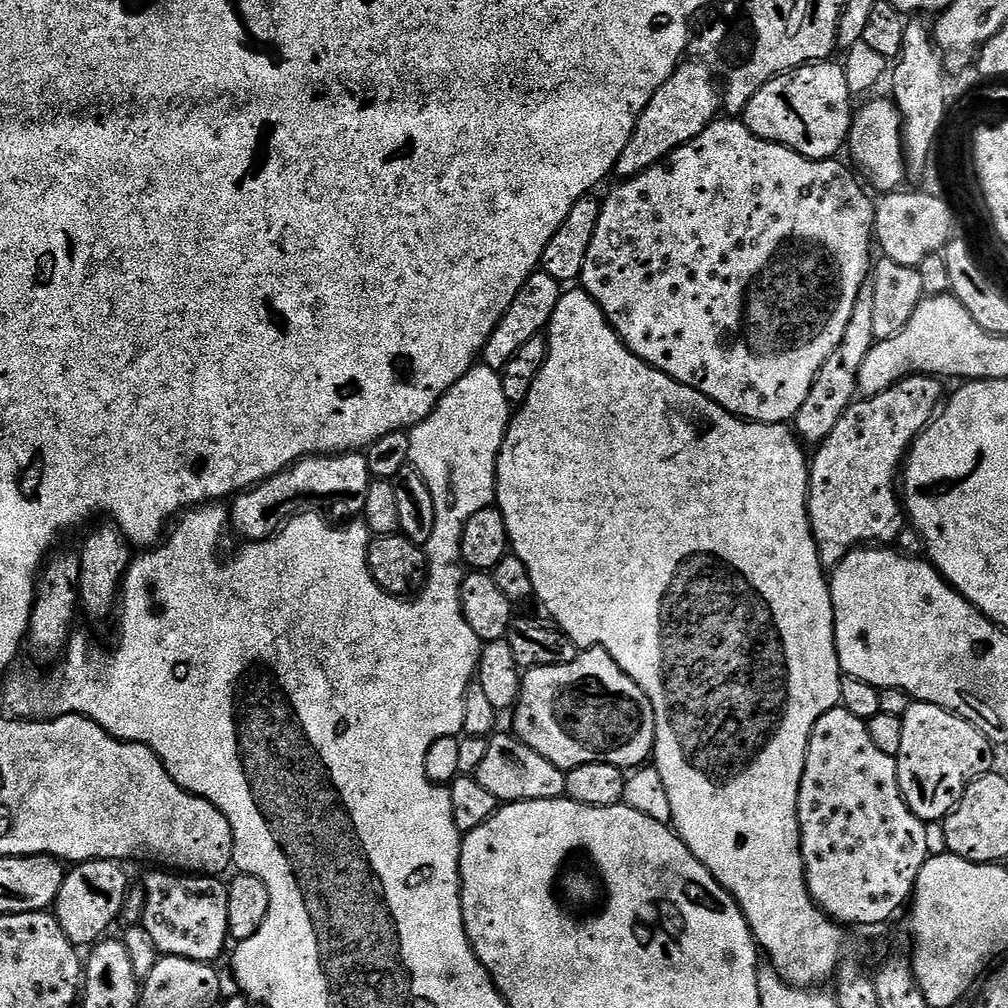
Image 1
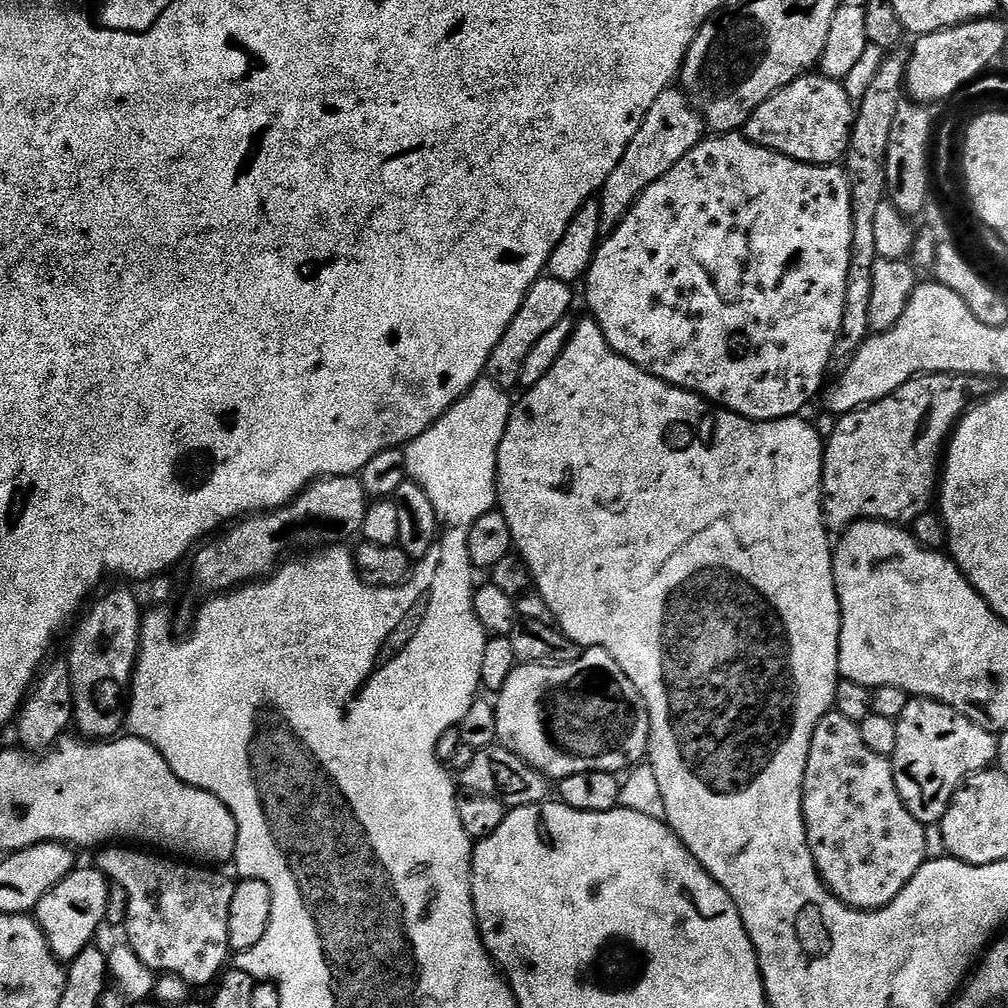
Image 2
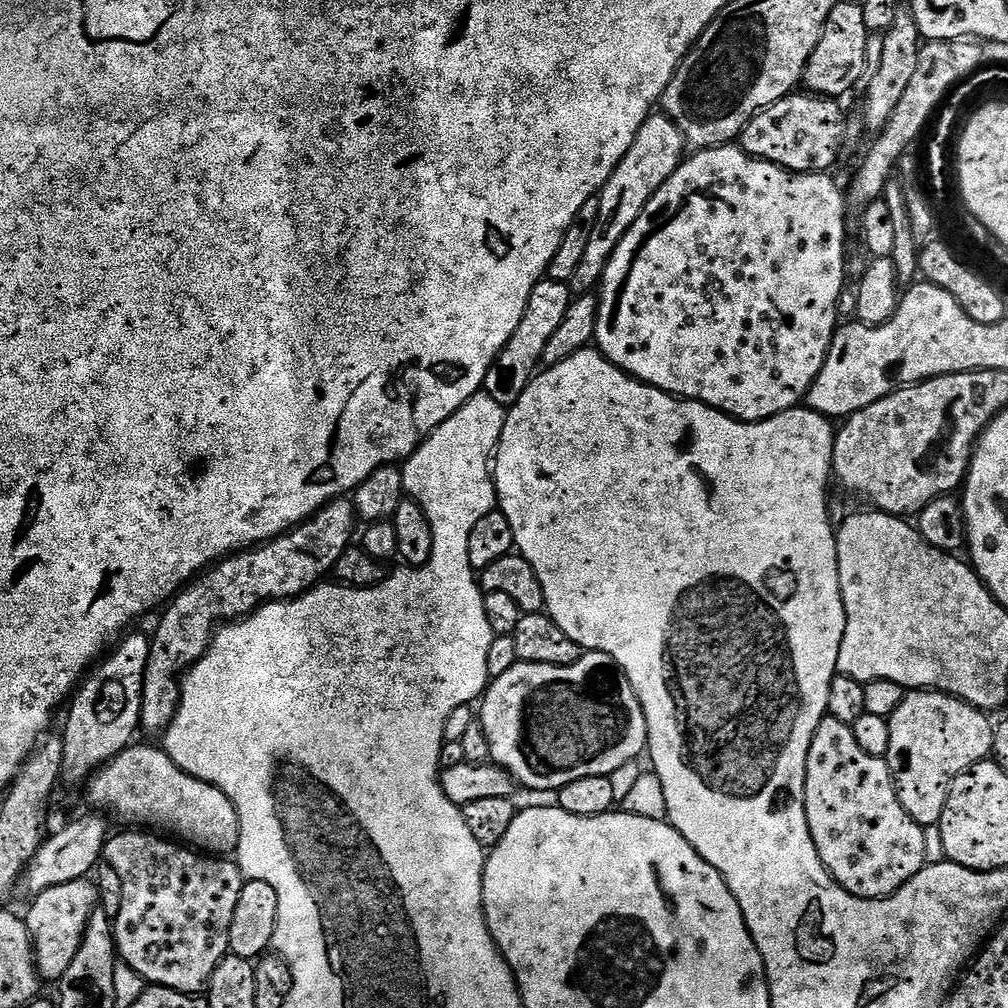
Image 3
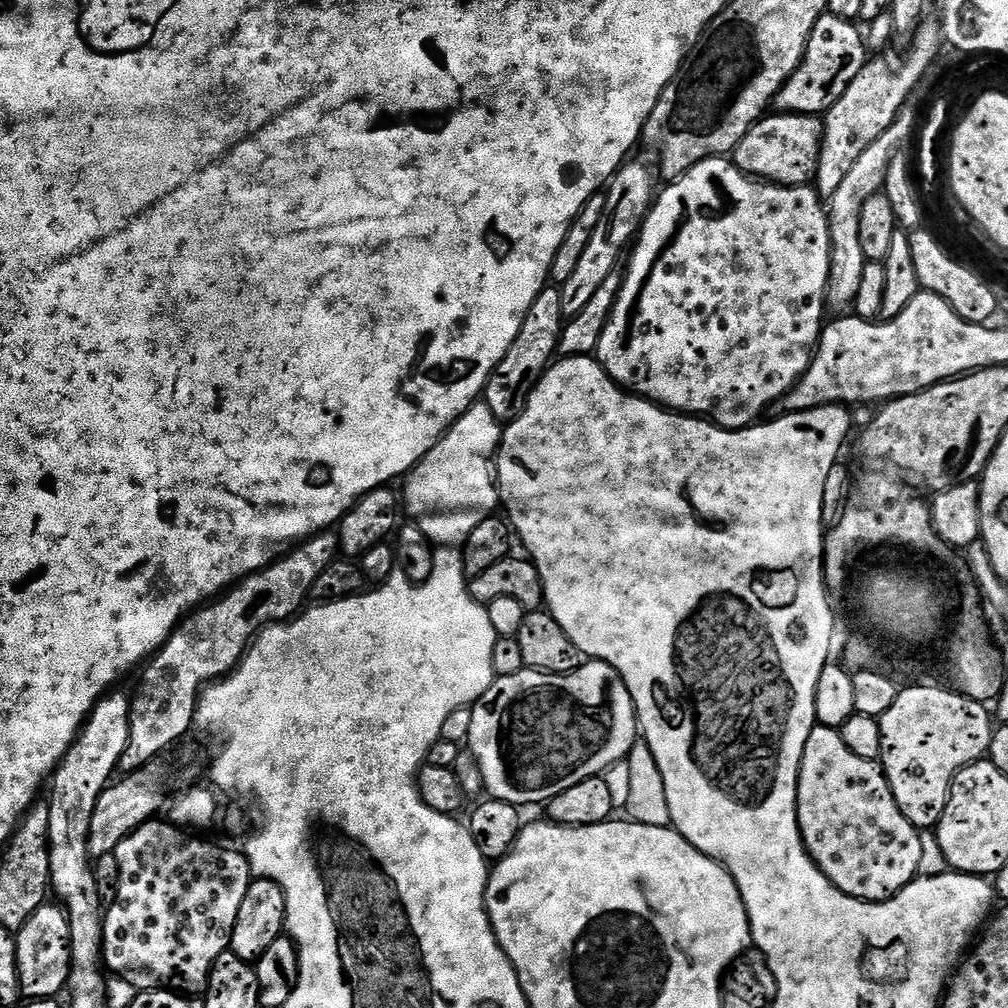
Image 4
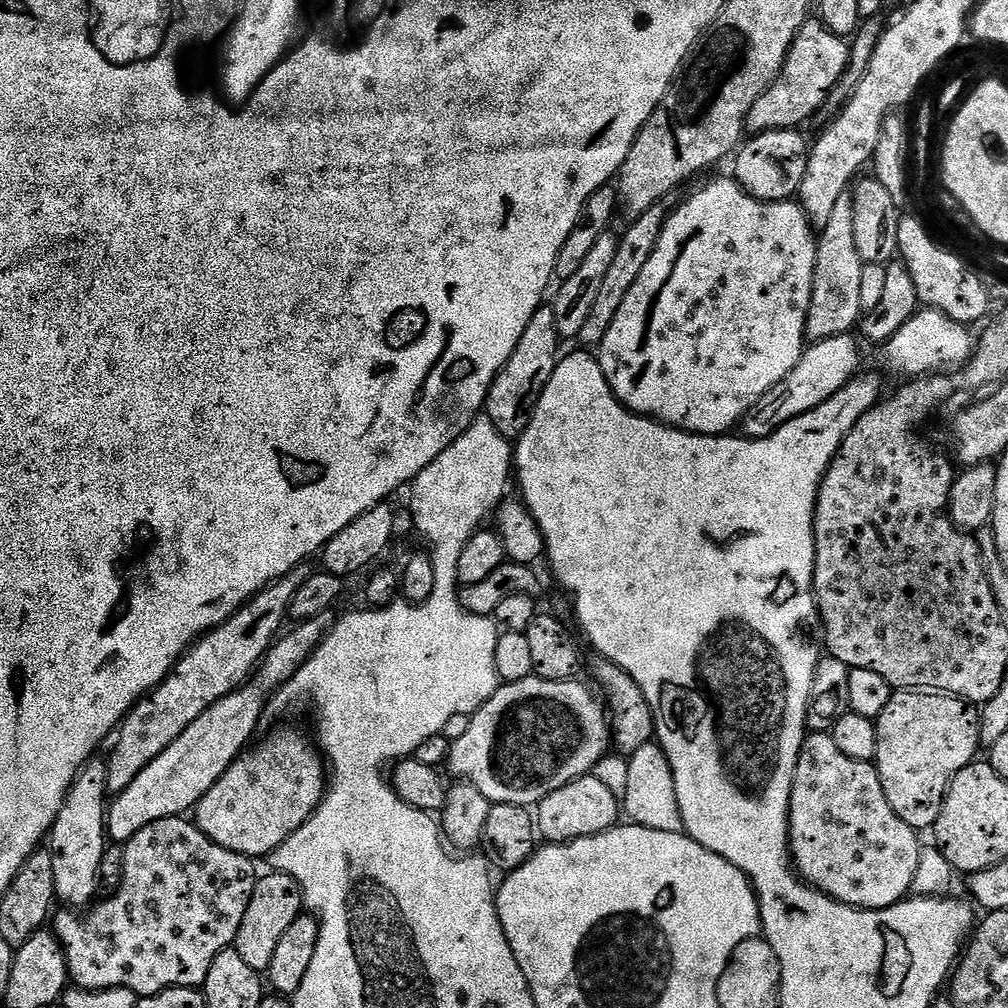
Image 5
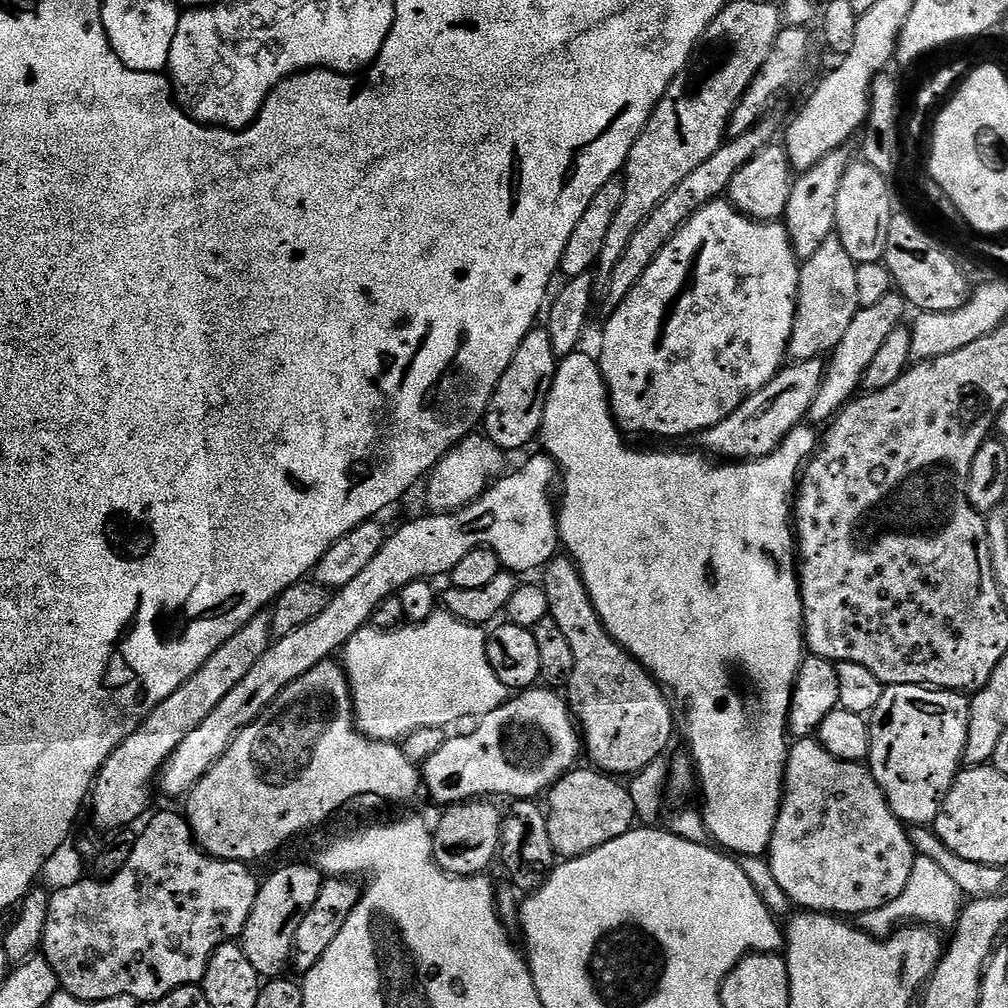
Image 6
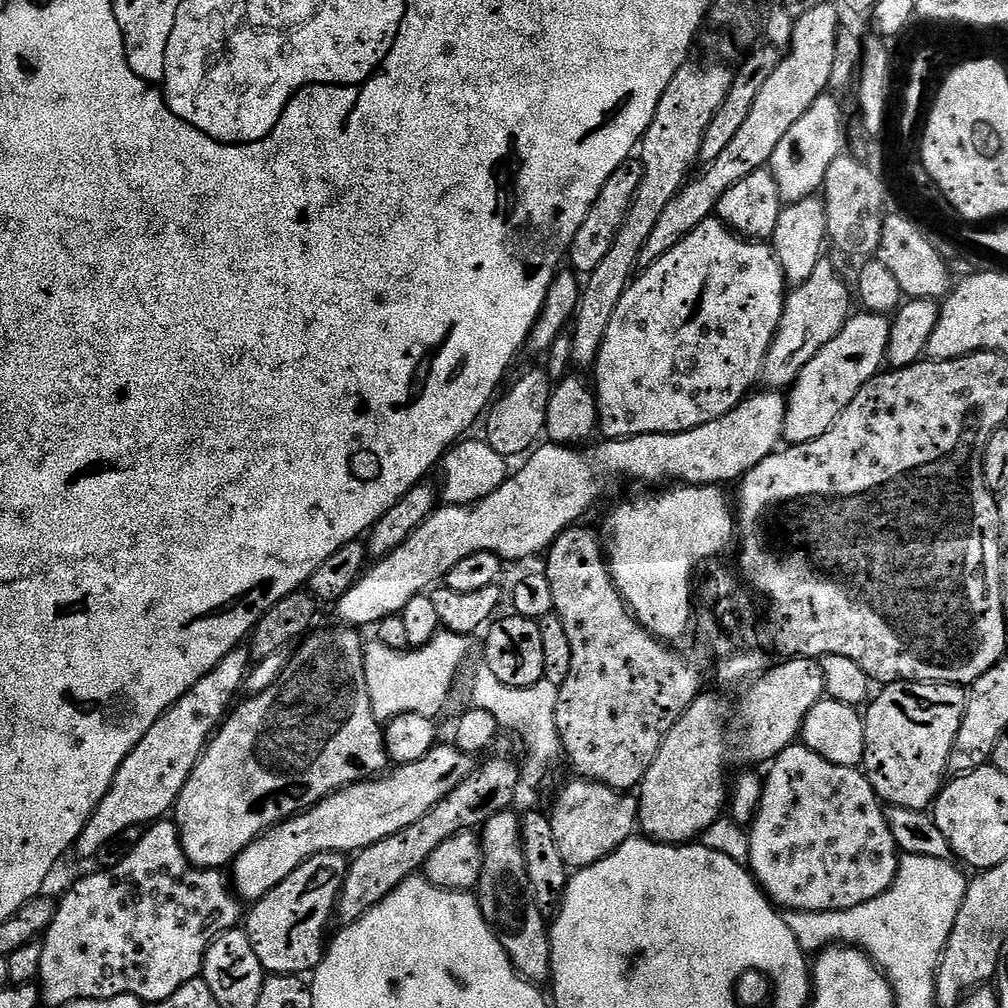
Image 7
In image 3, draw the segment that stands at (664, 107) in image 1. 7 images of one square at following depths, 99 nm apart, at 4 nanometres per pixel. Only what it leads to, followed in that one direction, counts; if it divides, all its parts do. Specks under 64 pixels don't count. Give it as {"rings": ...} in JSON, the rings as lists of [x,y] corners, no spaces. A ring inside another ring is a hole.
{"rings":[[[666,114],[649,116],[642,130],[638,130],[630,150],[626,150],[622,162],[618,162],[614,174],[610,174],[610,178],[598,193],[598,218],[594,230],[590,230],[586,255],[582,257],[582,262],[570,282],[573,293],[588,294],[599,285],[618,242],[622,242],[630,226],[638,222],[650,198],[654,198],[656,191],[675,174],[685,156],[686,141],[675,122]]]}

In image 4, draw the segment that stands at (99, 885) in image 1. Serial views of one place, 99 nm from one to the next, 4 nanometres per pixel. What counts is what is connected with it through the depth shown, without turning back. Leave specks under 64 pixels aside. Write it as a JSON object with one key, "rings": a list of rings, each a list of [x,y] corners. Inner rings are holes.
{"rings":[[[46,902],[38,910],[34,910],[34,914],[30,914],[30,922],[26,922],[26,926],[22,926],[19,932],[15,933],[16,938],[16,965],[18,966],[18,978],[20,979],[21,997],[33,1000],[50,1000],[59,997],[59,992],[63,993],[68,986],[68,975],[72,972],[72,939],[70,938],[70,922],[68,921],[68,913],[63,907],[56,902]]]}

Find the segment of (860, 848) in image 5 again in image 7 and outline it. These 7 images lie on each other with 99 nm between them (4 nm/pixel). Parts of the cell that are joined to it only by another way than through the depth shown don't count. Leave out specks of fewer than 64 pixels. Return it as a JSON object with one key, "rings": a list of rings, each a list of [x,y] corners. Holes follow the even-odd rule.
{"rings":[[[803,742],[782,750],[768,770],[760,809],[748,837],[750,871],[773,905],[790,912],[850,910],[885,892],[894,882],[902,853],[890,834],[885,805],[863,771],[826,762],[822,754],[814,754]]]}

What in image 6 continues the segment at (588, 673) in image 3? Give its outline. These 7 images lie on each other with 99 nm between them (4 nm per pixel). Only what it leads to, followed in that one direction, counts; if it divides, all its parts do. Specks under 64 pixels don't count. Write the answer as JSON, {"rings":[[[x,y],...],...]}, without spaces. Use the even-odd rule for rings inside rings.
{"rings":[[[533,686],[523,689],[519,694],[513,695],[513,698],[505,699],[502,706],[498,706],[493,712],[487,712],[480,721],[478,730],[474,734],[460,737],[453,735],[451,738],[445,739],[442,750],[438,750],[438,754],[432,754],[427,762],[422,765],[422,784],[432,795],[432,800],[439,806],[451,806],[454,804],[462,804],[477,798],[496,798],[492,796],[508,796],[512,800],[531,800],[539,797],[541,794],[547,793],[556,781],[561,780],[567,772],[571,772],[577,767],[579,756],[582,756],[582,733],[578,727],[577,721],[574,719],[572,710],[568,706],[567,699],[559,691],[553,690],[547,686]]]}

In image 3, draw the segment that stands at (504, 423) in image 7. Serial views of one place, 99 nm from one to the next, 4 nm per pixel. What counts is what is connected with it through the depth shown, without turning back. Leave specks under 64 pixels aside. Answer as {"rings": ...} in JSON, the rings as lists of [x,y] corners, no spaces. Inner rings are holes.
{"rings":[[[547,278],[540,280],[526,302],[526,310],[522,314],[522,322],[518,322],[518,330],[506,342],[506,346],[496,356],[484,379],[483,391],[490,394],[505,410],[512,407],[522,398],[526,386],[537,375],[544,359],[546,342],[554,338],[558,326],[562,326],[562,318],[566,318],[566,310],[571,306],[574,293],[568,284]]]}

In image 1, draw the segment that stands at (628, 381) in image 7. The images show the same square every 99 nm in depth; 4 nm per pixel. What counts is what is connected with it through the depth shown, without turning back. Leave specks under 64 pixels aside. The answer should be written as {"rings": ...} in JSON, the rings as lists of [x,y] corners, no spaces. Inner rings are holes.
{"rings":[[[717,118],[712,121],[709,128],[702,130],[702,134],[698,134],[690,142],[686,142],[681,148],[676,149],[667,162],[655,164],[653,168],[648,168],[634,177],[625,179],[608,197],[603,197],[600,217],[598,218],[598,230],[594,230],[594,239],[590,241],[590,250],[586,250],[586,266],[582,266],[579,283],[584,291],[590,294],[590,298],[594,298],[594,302],[600,307],[604,317],[612,324],[612,329],[620,335],[624,345],[635,356],[642,358],[642,362],[662,370],[662,374],[674,378],[678,383],[706,394],[706,398],[710,398],[715,404],[722,406],[730,414],[740,417],[741,420],[750,420],[758,424],[783,424],[791,421],[798,414],[802,402],[806,402],[806,394],[810,394],[810,386],[814,386],[818,370],[822,370],[822,362],[826,362],[826,358],[830,358],[830,354],[834,354],[838,342],[842,342],[842,334],[846,334],[846,325],[850,323],[850,314],[854,314],[854,302],[858,298],[858,290],[862,288],[870,276],[870,261],[873,259],[872,248],[874,252],[874,233],[876,230],[876,205],[873,197],[870,198],[864,193],[865,185],[858,179],[857,173],[847,163],[844,165],[839,164],[840,162],[836,158],[808,160],[802,154],[798,154],[786,146],[758,138],[746,127],[743,119]]]}

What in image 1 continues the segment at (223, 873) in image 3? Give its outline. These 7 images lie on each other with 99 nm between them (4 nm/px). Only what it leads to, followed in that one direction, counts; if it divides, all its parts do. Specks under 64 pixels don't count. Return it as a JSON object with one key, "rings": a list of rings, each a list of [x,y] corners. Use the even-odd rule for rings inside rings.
{"rings":[[[152,870],[144,880],[144,892],[148,897],[144,900],[144,920],[142,926],[154,942],[160,956],[177,956],[190,958],[194,962],[212,964],[224,952],[224,947],[230,944],[228,935],[228,919],[226,910],[228,901],[228,884],[223,879],[214,876],[197,876],[181,874],[175,870]]]}

